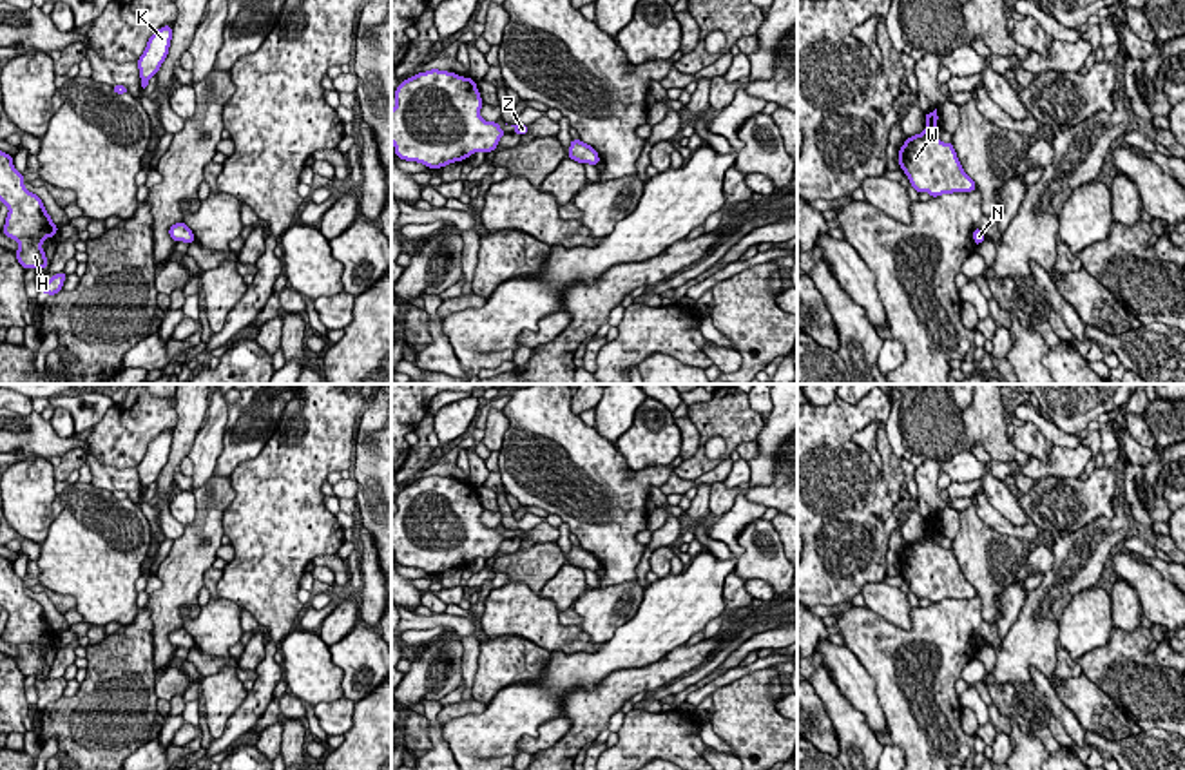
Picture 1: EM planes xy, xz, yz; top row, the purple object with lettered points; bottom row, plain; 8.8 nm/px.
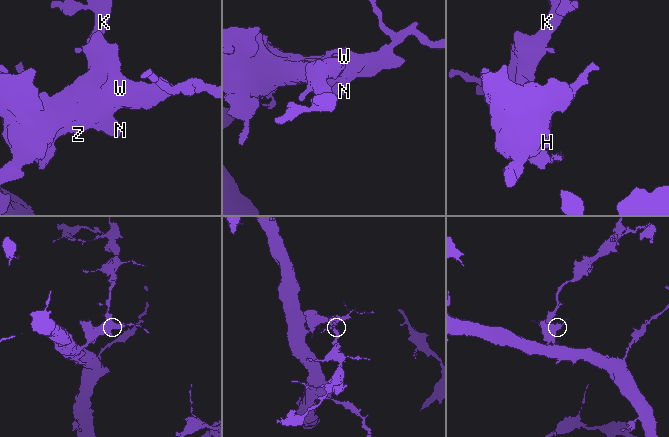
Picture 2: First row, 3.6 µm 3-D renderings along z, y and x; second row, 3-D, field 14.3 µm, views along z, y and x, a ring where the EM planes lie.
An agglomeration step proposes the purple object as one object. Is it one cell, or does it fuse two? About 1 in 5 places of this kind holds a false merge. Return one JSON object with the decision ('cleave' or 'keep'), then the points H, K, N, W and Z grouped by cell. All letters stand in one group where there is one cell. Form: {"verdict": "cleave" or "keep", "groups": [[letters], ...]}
{"verdict": "keep", "groups": [["H", "K", "N", "W", "Z"]]}

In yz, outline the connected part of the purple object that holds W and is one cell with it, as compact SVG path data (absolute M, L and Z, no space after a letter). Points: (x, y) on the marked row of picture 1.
M937 109L924 114L926 129L920 134L906 138L899 149L899 167L910 179L910 185L920 194L931 197L953 192L973 192L975 181L964 172L953 143L940 141L933 130L939 127Z

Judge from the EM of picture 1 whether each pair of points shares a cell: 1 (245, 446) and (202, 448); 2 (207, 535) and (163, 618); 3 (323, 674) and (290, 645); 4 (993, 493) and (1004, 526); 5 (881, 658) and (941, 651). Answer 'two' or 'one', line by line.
1: two
2: one
3: one
4: two
5: one

